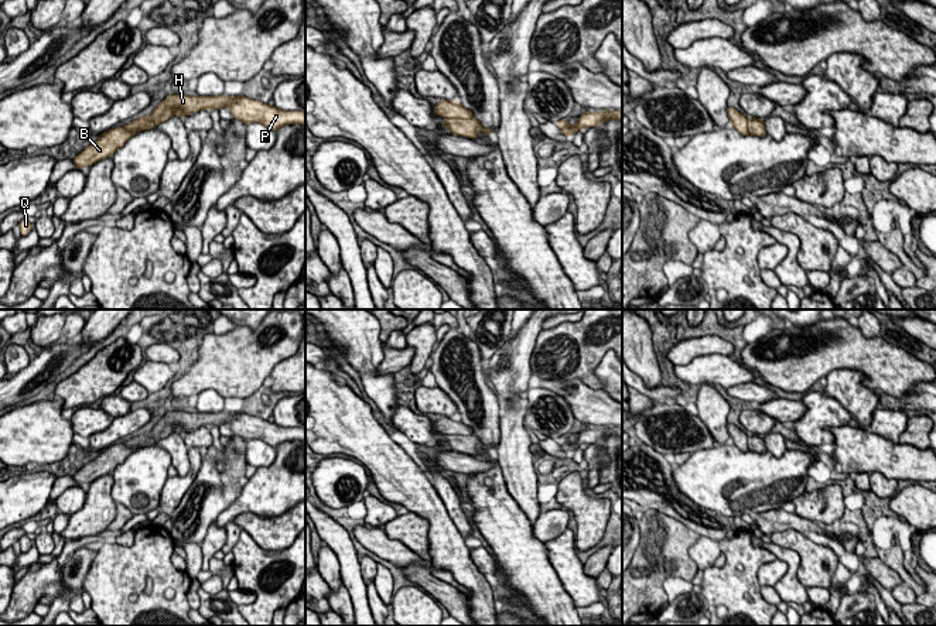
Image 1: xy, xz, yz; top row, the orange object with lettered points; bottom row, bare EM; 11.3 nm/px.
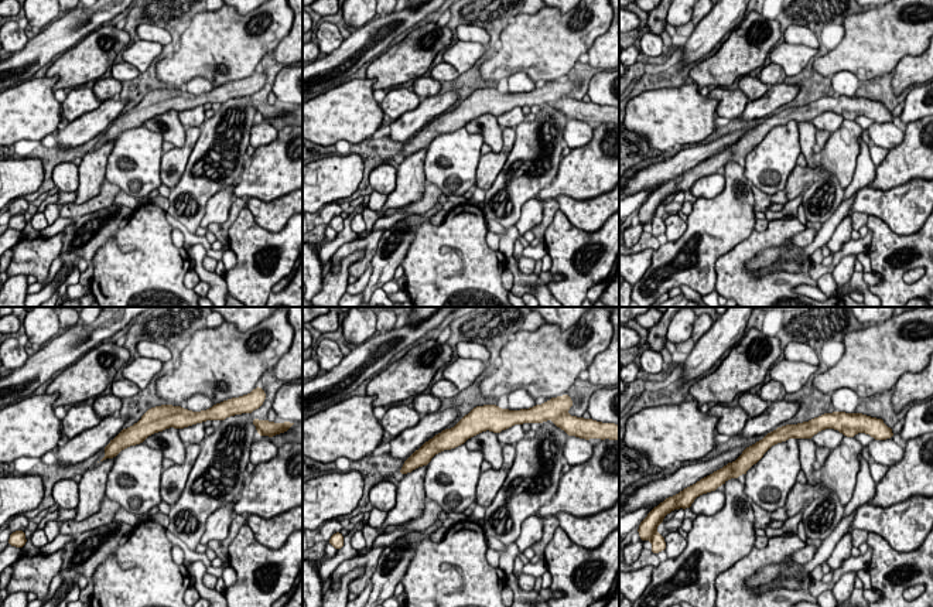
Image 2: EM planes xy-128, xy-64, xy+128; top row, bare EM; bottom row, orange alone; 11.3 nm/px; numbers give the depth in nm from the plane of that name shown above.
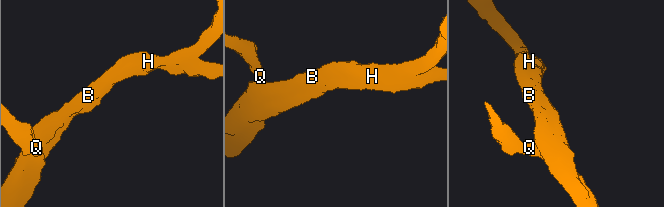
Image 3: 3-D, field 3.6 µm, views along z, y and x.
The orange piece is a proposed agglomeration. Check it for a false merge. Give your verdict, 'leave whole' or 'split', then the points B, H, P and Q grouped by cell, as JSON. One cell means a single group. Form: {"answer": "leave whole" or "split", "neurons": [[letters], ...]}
{"answer": "leave whole", "neurons": [["B", "H", "P", "Q"]]}

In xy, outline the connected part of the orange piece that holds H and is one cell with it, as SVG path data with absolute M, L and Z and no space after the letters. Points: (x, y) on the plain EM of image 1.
M225 410L219 413L168 411L146 434L133 437L124 444L113 444L105 448L93 461L88 462L74 475L76 486L81 488L83 483L90 485L95 479L113 473L116 466L124 462L131 452L153 445L172 432L184 435L202 425L219 427L221 424L228 424L233 434L245 441L262 439L271 447L294 439L305 441L305 428L284 428L276 423L245 414L243 410L240 413L226 413Z

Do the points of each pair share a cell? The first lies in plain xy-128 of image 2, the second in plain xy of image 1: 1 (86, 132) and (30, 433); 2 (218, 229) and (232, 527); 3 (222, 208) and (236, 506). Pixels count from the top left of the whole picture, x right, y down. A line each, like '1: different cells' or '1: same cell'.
1: different cells
2: same cell
3: different cells

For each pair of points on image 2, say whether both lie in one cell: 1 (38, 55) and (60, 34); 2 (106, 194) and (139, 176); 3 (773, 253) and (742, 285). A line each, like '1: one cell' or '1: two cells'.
1: one cell
2: two cells
3: two cells

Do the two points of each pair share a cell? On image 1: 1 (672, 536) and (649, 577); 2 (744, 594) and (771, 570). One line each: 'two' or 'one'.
1: one
2: two

